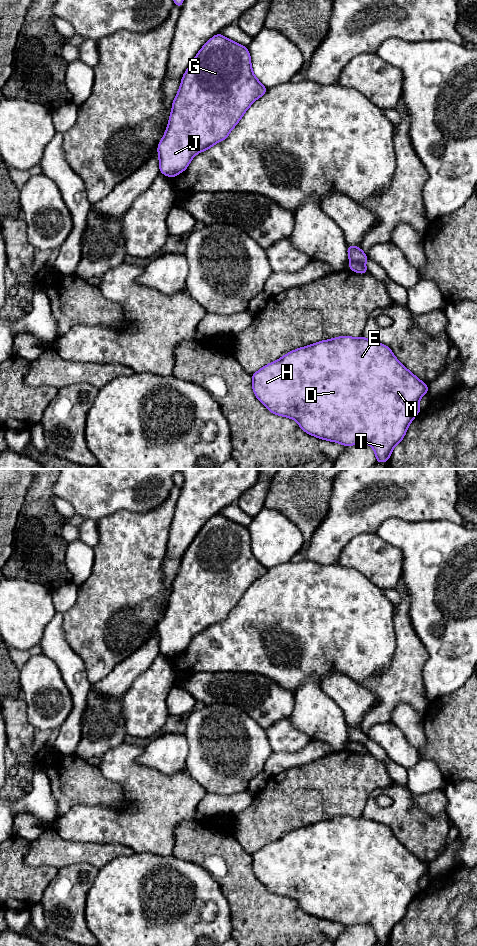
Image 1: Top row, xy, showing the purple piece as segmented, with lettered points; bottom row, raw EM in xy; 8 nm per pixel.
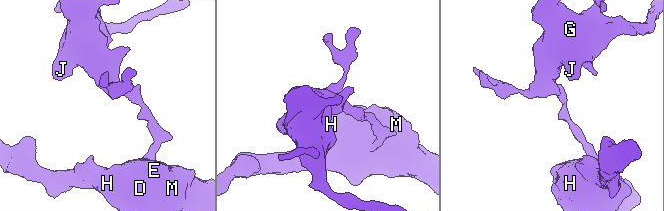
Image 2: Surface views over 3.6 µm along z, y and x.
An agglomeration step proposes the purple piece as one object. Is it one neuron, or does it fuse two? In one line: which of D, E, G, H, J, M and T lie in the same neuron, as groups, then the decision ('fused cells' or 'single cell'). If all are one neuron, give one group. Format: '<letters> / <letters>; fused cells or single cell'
D E H M T / G J; fused cells

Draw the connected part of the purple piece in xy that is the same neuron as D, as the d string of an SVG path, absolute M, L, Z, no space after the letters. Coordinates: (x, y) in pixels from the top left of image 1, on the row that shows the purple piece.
M340 336L298 348L285 354L277 361L265 365L260 370L252 374L252 388L255 397L263 405L265 405L271 413L294 419L304 432L326 441L337 442L344 446L369 444L375 452L376 462L378 463L384 463L388 461L394 447L404 438L408 426L422 410L420 408L419 401L423 395L428 393L428 387L429 385L423 383L398 361L388 346L373 340L369 340L363 336L358 338L351 336Z

